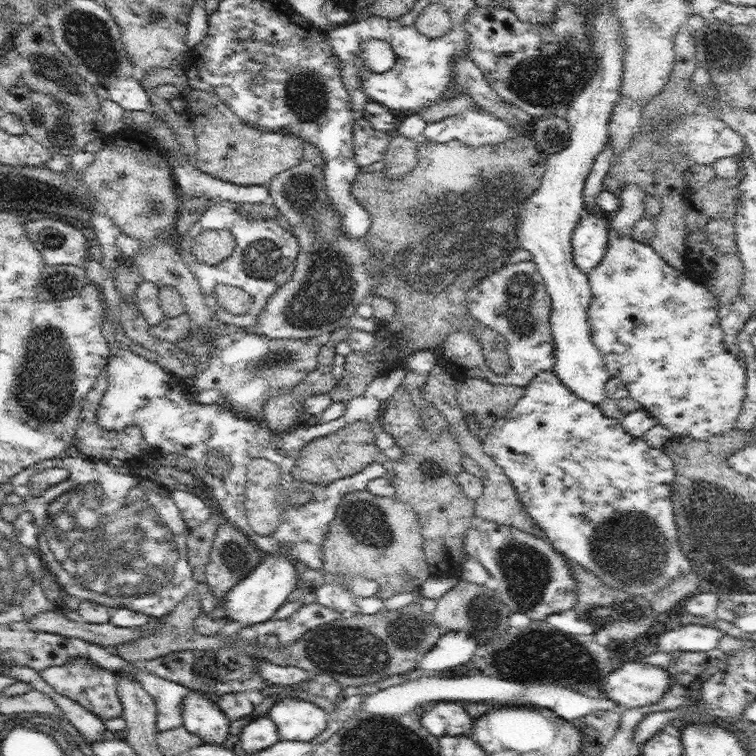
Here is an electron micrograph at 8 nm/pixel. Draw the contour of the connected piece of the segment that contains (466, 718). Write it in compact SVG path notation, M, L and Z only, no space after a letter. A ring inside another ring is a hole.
M436 702L432 710L422 714L422 726L434 736L468 735L474 719L465 711L461 702Z

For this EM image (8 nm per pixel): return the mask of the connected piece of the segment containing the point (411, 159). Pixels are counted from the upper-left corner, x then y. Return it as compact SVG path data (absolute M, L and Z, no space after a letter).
M397 130L393 133L383 161L386 168L383 172L390 179L398 179L412 172L418 160L419 139L406 138Z

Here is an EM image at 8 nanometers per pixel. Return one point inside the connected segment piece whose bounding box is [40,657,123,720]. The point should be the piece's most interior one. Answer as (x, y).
(92, 686)

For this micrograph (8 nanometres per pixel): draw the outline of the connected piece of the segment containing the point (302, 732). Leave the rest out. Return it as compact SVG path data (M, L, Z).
M287 697L273 704L270 710L262 710L275 722L280 740L310 742L322 735L327 728L327 713L320 706L306 700Z

